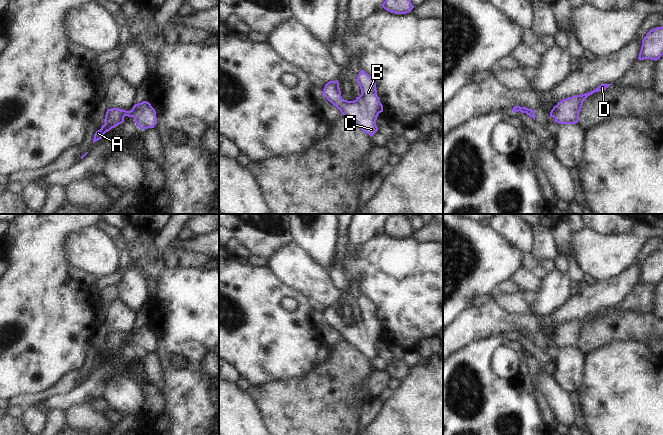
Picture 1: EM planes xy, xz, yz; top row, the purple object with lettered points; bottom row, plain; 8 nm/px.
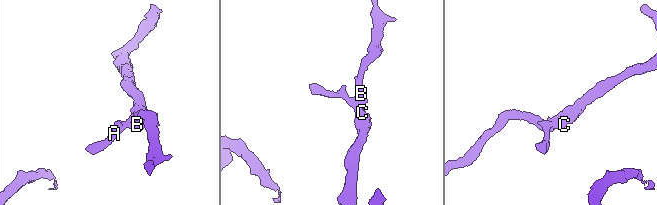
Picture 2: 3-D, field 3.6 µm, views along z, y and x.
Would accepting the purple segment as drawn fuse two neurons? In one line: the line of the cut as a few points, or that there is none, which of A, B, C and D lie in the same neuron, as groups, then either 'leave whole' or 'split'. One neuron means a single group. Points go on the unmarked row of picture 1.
cut none; groups A B C D; leave whole

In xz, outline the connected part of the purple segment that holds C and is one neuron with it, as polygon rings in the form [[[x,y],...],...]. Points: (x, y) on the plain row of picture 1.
[[[364,294],[358,298],[357,306],[361,319],[354,325],[342,322],[338,304],[326,307],[322,317],[347,343],[354,346],[365,357],[373,360],[378,355],[375,346],[378,339],[383,336],[383,329],[377,319],[375,305]]]

